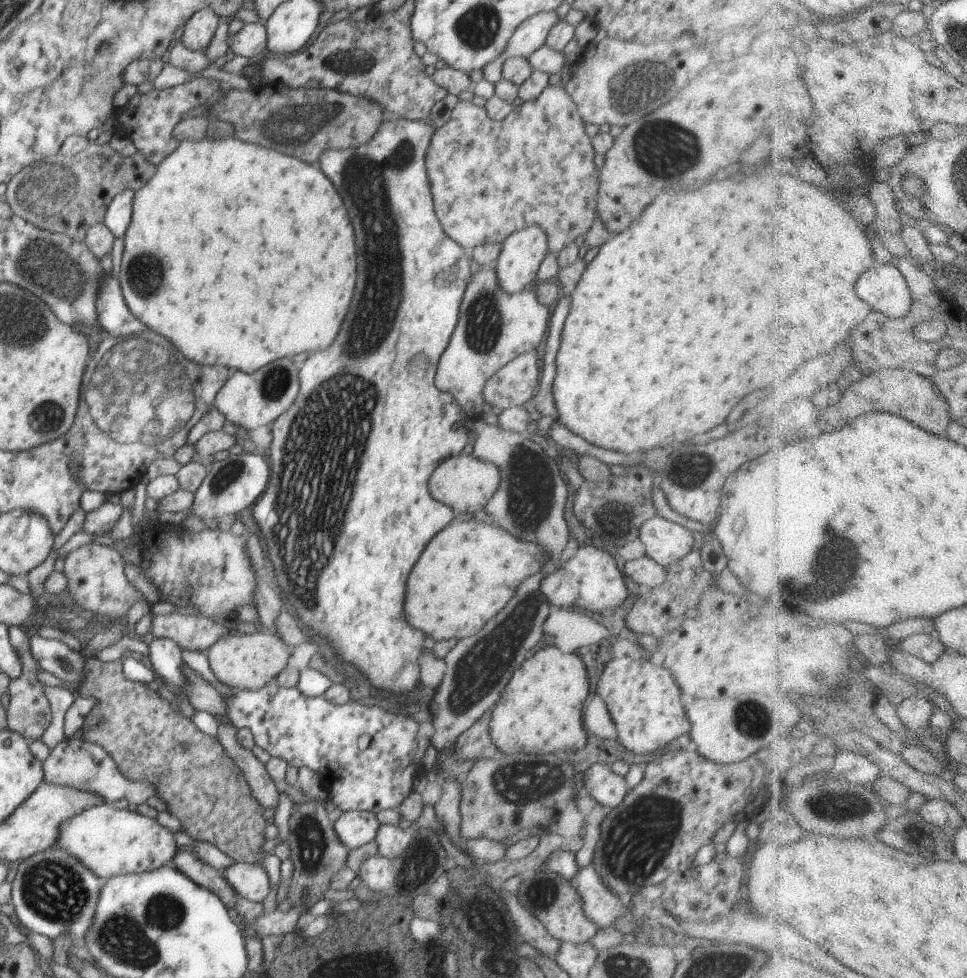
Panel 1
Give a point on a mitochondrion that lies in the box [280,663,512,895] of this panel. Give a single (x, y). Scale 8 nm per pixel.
(311, 840)

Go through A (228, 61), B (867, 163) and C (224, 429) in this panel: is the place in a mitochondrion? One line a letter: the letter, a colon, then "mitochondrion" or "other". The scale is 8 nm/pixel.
A: other
B: other
C: other

